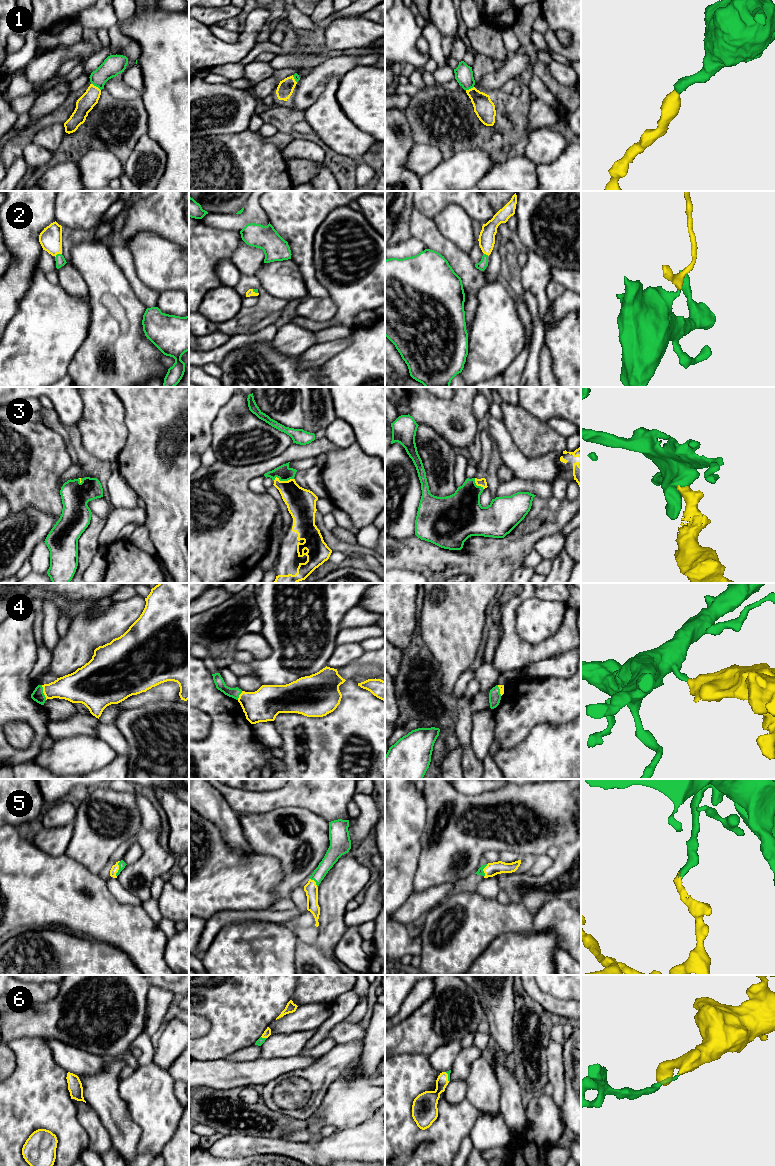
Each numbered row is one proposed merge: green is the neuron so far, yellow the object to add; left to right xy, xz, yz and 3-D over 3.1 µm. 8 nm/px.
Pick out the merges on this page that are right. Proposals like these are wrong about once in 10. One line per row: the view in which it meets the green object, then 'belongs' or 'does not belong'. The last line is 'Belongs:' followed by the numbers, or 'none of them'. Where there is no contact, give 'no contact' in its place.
1: contact in xy; belongs
2: contact in xy; belongs
3: contact in xz; belongs
4: contact in xy; belongs
5: contact in xy; belongs
6: contact in xz; belongs
Belongs: 1, 2, 3, 4, 5, 6

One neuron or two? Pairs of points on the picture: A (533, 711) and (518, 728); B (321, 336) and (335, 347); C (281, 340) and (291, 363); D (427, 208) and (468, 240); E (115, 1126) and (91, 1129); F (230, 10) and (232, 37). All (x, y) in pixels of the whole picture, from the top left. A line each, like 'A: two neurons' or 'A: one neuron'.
A: one neuron
B: two neurons
C: two neurons
D: two neurons
E: two neurons
F: two neurons

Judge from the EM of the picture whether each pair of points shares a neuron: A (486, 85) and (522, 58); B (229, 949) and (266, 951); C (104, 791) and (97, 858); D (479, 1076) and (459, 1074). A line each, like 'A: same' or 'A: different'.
A: same
B: same
C: same
D: different

